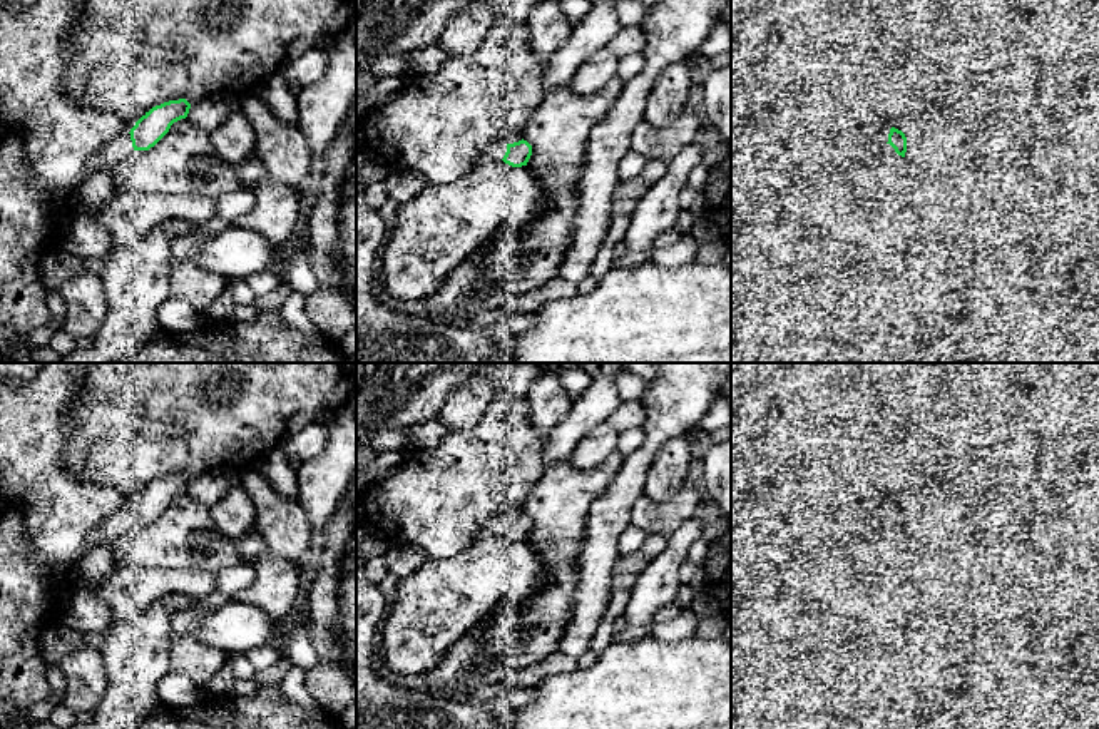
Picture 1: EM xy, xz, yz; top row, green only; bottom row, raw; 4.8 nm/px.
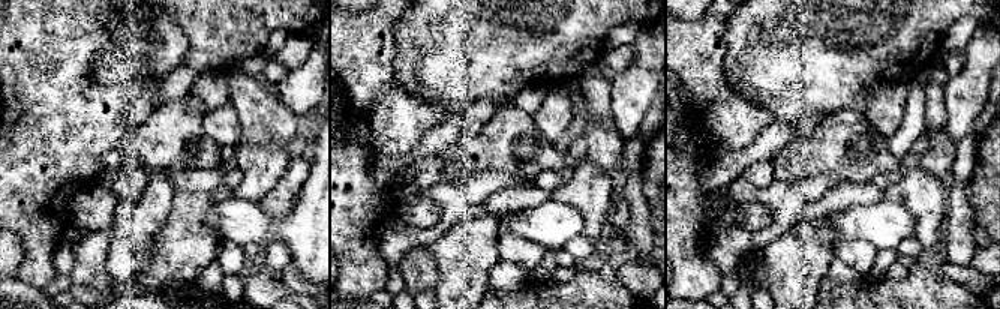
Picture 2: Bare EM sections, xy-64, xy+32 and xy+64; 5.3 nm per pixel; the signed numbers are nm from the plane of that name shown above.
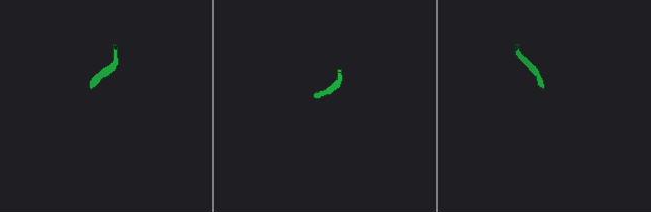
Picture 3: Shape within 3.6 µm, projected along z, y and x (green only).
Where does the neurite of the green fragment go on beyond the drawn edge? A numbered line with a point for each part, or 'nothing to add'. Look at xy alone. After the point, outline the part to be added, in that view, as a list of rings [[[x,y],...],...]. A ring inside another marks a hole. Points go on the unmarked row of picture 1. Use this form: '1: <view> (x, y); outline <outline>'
1: xy (119, 522); outline [[[122,507],[99,528],[90,532],[89,543],[92,545],[92,548],[99,545],[110,545],[115,538],[122,537],[132,527],[134,527],[134,522],[132,522],[130,508]]]

